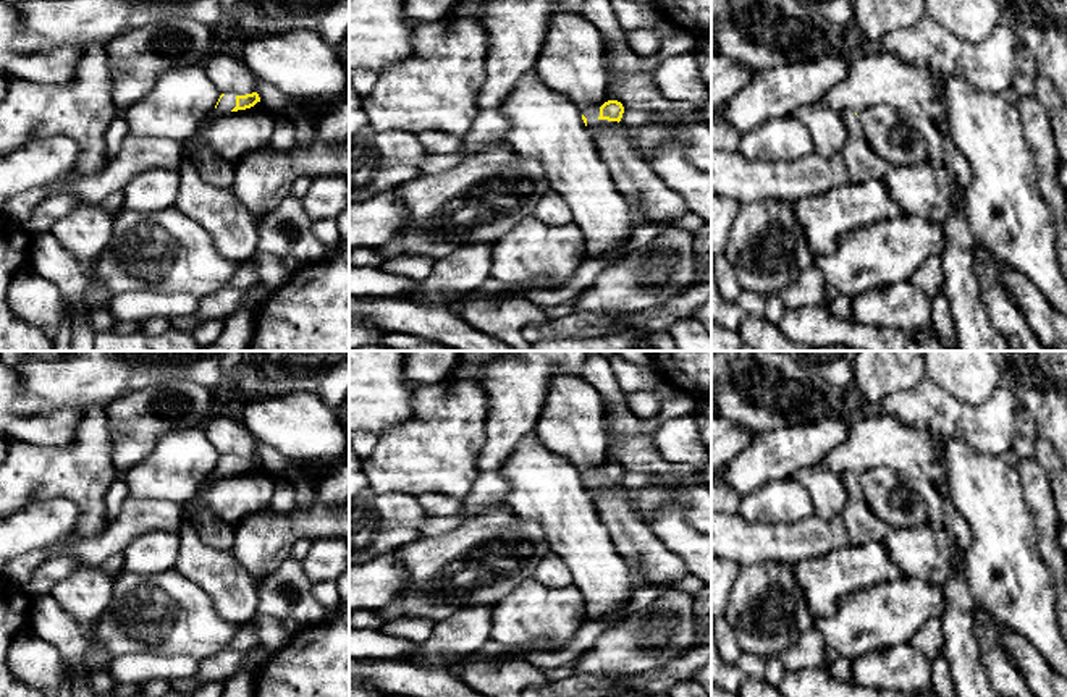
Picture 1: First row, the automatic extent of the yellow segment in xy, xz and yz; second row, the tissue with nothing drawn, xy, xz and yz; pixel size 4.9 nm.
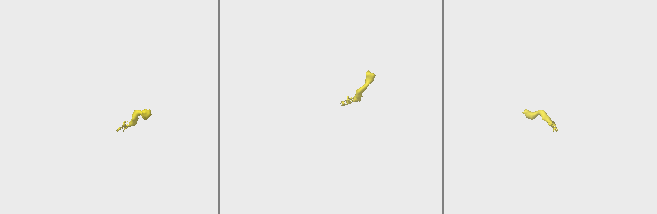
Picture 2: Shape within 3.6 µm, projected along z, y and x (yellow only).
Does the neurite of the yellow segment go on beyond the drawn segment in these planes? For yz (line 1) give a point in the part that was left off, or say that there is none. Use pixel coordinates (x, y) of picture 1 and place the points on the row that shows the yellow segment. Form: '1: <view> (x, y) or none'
1: none

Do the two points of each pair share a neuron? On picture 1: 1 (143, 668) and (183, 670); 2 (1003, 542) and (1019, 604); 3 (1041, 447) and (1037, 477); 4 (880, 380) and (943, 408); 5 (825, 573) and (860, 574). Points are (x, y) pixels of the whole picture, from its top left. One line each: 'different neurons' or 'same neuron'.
1: same neuron
2: same neuron
3: different neurons
4: different neurons
5: same neuron

